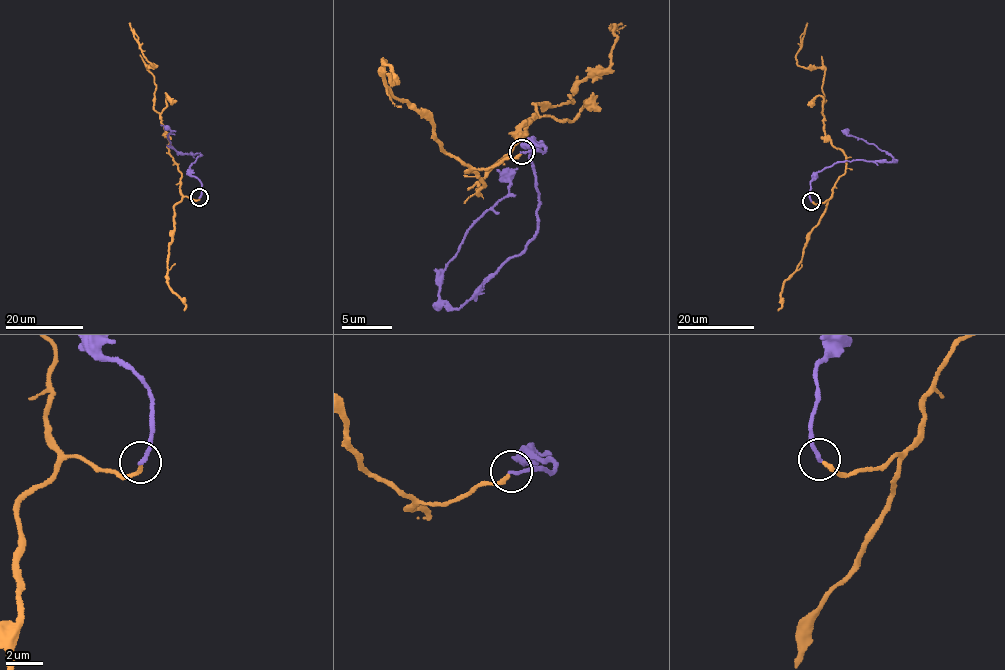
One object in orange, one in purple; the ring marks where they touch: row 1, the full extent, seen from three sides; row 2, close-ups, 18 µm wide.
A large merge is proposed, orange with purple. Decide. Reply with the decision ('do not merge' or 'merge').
merge

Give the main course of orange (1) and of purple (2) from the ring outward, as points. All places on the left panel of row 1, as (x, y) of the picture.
1: (200, 198), (180, 189), (153, 109), (156, 84), (147, 68), (155, 67), (129, 23)
2: (199, 198), (201, 182), (189, 167), (202, 155), (183, 154), (170, 146), (167, 138), (172, 130), (160, 125)

